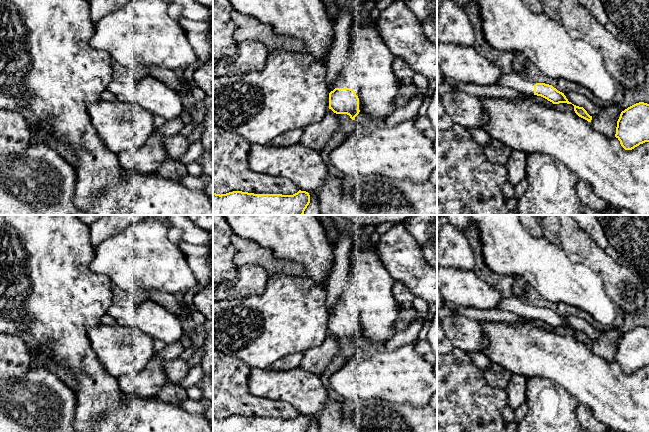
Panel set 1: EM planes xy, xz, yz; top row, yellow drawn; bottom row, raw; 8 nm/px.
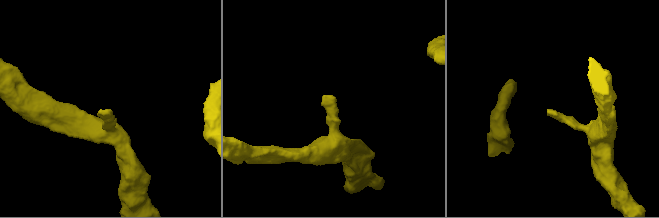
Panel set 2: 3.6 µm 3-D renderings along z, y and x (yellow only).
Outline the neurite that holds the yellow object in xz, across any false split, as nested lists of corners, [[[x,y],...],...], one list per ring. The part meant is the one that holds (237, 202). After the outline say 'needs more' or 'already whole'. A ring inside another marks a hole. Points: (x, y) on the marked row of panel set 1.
[[[301,190],[293,195],[213,193],[213,215],[303,215],[309,203],[309,193]]] | already whole

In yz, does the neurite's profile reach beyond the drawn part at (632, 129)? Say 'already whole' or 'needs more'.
already whole

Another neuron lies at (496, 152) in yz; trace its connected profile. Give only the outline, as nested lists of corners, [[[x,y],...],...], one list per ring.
[[[492,139],[489,144],[484,146],[484,153],[490,162],[505,165],[512,154],[512,149],[500,141]]]

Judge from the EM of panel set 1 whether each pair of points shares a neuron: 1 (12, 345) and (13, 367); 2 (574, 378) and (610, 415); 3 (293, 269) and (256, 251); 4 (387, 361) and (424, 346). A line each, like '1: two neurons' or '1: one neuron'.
1: one neuron
2: one neuron
3: one neuron
4: two neurons

